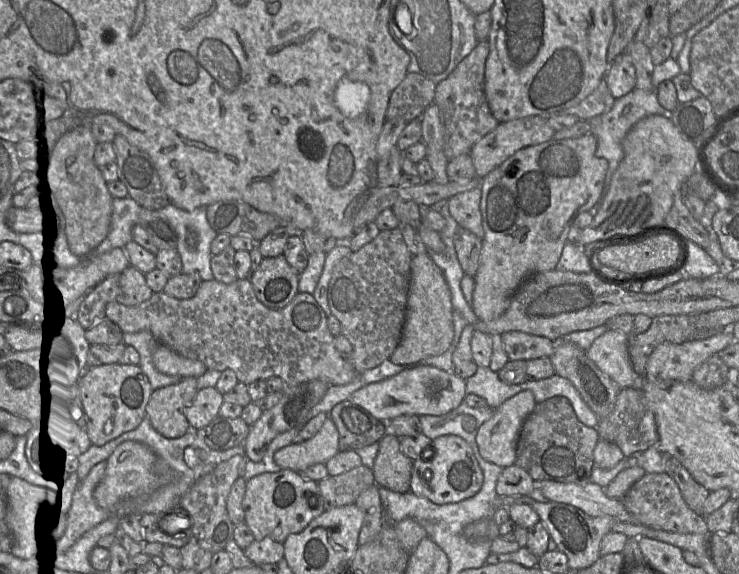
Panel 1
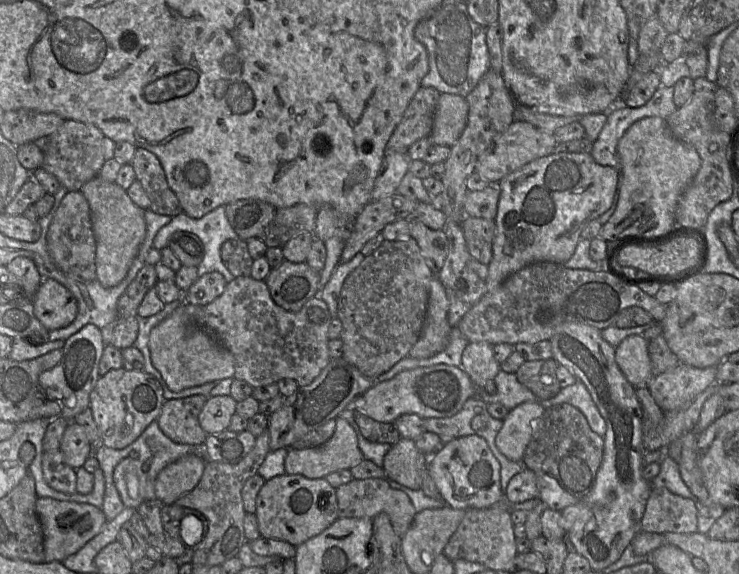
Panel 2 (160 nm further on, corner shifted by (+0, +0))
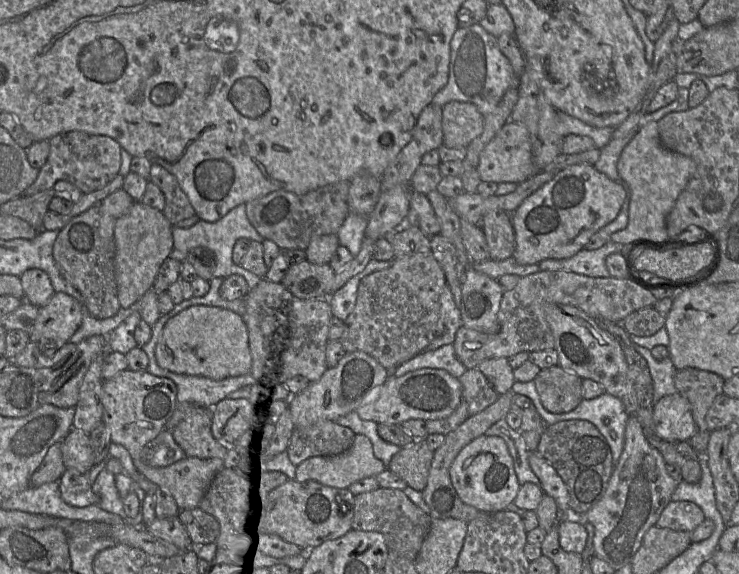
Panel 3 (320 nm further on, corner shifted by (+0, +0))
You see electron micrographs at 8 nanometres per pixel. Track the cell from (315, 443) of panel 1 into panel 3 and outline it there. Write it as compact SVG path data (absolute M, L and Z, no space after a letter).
M356 434L350 448L343 453L311 457L297 465L295 480L299 482L311 480L330 487L348 489L352 483L366 477L375 477L386 469L388 467L375 457L370 439L363 434Z

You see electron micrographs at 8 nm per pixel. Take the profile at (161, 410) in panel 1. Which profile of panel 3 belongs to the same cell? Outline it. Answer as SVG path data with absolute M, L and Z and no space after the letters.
M194 405L171 434L186 457L223 460L228 446L213 437L211 426L211 408Z

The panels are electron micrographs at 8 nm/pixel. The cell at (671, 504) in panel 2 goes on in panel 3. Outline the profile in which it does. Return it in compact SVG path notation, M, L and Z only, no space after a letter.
M671 500L662 511L656 526L676 531L692 532L705 518L703 511L695 503Z

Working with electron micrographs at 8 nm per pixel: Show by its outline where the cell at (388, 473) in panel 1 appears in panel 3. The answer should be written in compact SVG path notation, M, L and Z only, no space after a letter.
M417 439L392 457L388 469L403 479L409 487L423 492L433 456L434 451L428 447L426 440Z

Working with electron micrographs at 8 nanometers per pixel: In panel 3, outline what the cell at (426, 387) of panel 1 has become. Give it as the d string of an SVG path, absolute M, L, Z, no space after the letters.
M422 368L401 377L390 376L377 392L355 411L363 420L377 424L402 425L410 419L436 420L451 415L463 401L458 378L446 370Z

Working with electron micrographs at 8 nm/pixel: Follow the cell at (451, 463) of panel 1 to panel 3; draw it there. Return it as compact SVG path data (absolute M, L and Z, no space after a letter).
M482 435L468 443L454 459L449 474L460 499L481 512L506 510L521 486L507 444L499 436Z

